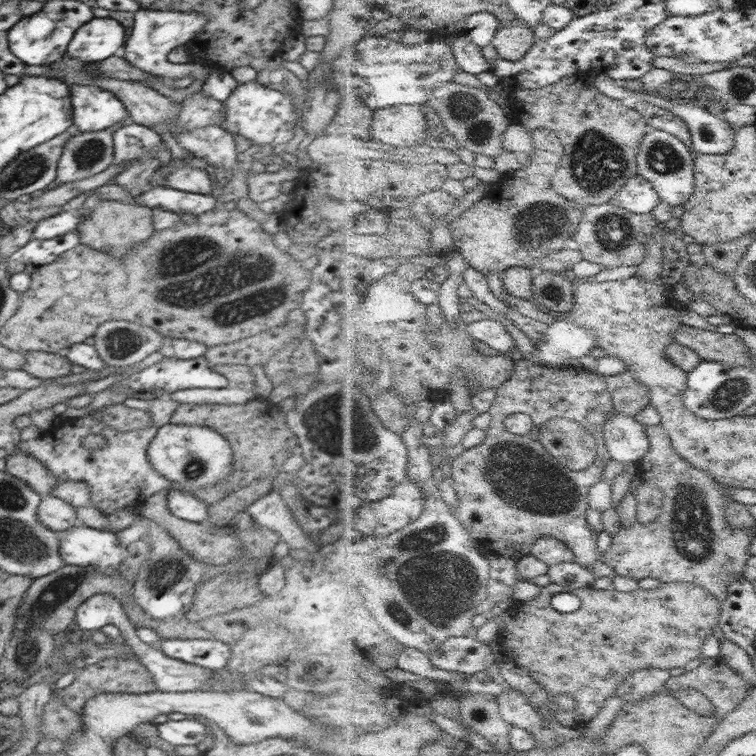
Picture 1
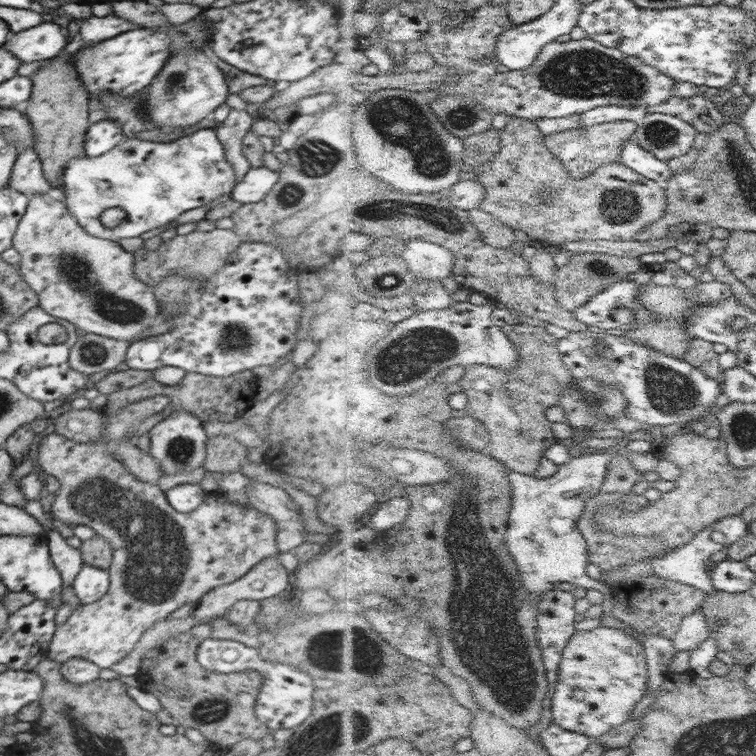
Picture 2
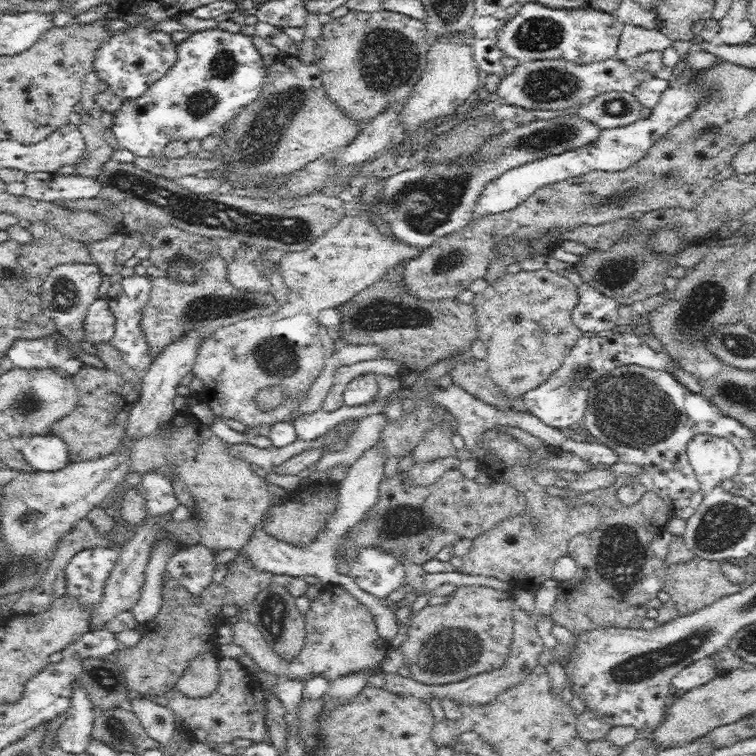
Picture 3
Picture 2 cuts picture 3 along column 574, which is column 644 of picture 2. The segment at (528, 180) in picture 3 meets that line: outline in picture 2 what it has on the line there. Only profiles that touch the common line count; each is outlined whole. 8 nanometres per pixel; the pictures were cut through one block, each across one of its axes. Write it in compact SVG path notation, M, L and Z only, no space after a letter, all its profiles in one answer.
M636 136L624 146L622 156L616 161L663 185L674 176L670 162L660 160L654 152L641 146Z

